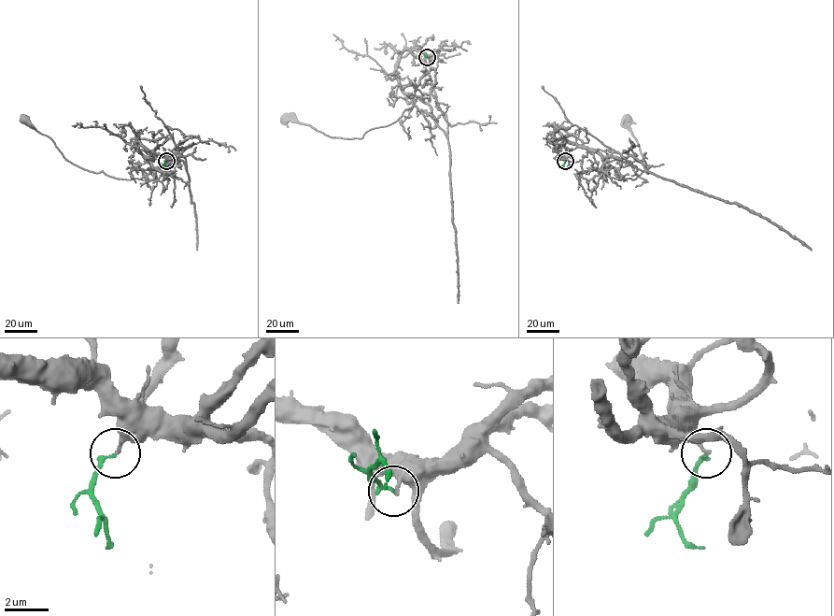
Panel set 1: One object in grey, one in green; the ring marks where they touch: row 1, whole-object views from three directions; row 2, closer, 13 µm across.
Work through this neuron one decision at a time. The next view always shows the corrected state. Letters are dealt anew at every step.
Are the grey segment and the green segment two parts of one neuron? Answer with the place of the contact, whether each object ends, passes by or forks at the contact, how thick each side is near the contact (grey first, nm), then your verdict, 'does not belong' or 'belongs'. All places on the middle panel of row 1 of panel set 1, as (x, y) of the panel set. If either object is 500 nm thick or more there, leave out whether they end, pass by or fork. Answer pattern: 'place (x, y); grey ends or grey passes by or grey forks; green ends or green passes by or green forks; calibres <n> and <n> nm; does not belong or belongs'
place (427, 57); grey ends; green ends; calibres 160 and 180 nm; does not belong

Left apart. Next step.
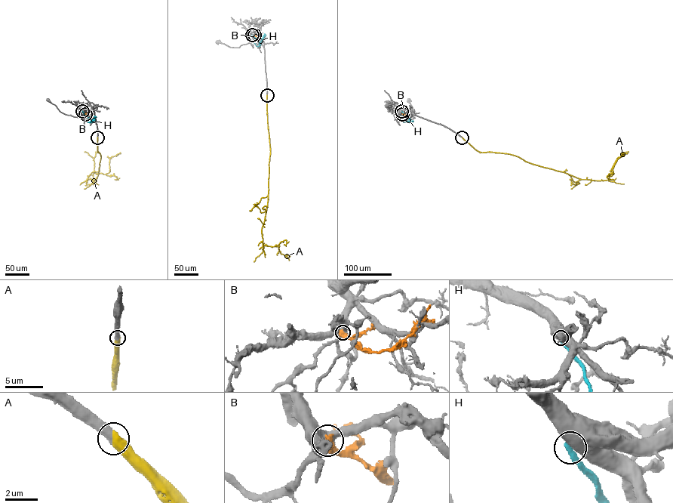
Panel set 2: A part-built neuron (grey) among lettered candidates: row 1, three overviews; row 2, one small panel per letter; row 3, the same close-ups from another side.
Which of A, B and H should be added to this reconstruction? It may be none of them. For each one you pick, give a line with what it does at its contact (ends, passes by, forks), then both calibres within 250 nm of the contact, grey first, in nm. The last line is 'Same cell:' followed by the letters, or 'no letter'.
A: it ends; calibres 500 and 600 nm
Same cell: A

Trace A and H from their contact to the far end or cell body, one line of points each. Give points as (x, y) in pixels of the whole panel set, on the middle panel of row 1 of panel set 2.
A: (267, 95), (270, 154), (262, 242), (267, 245), (279, 245), (279, 251), (289, 260)
H: (252, 35), (260, 43), (262, 40), (257, 47), (250, 40)

